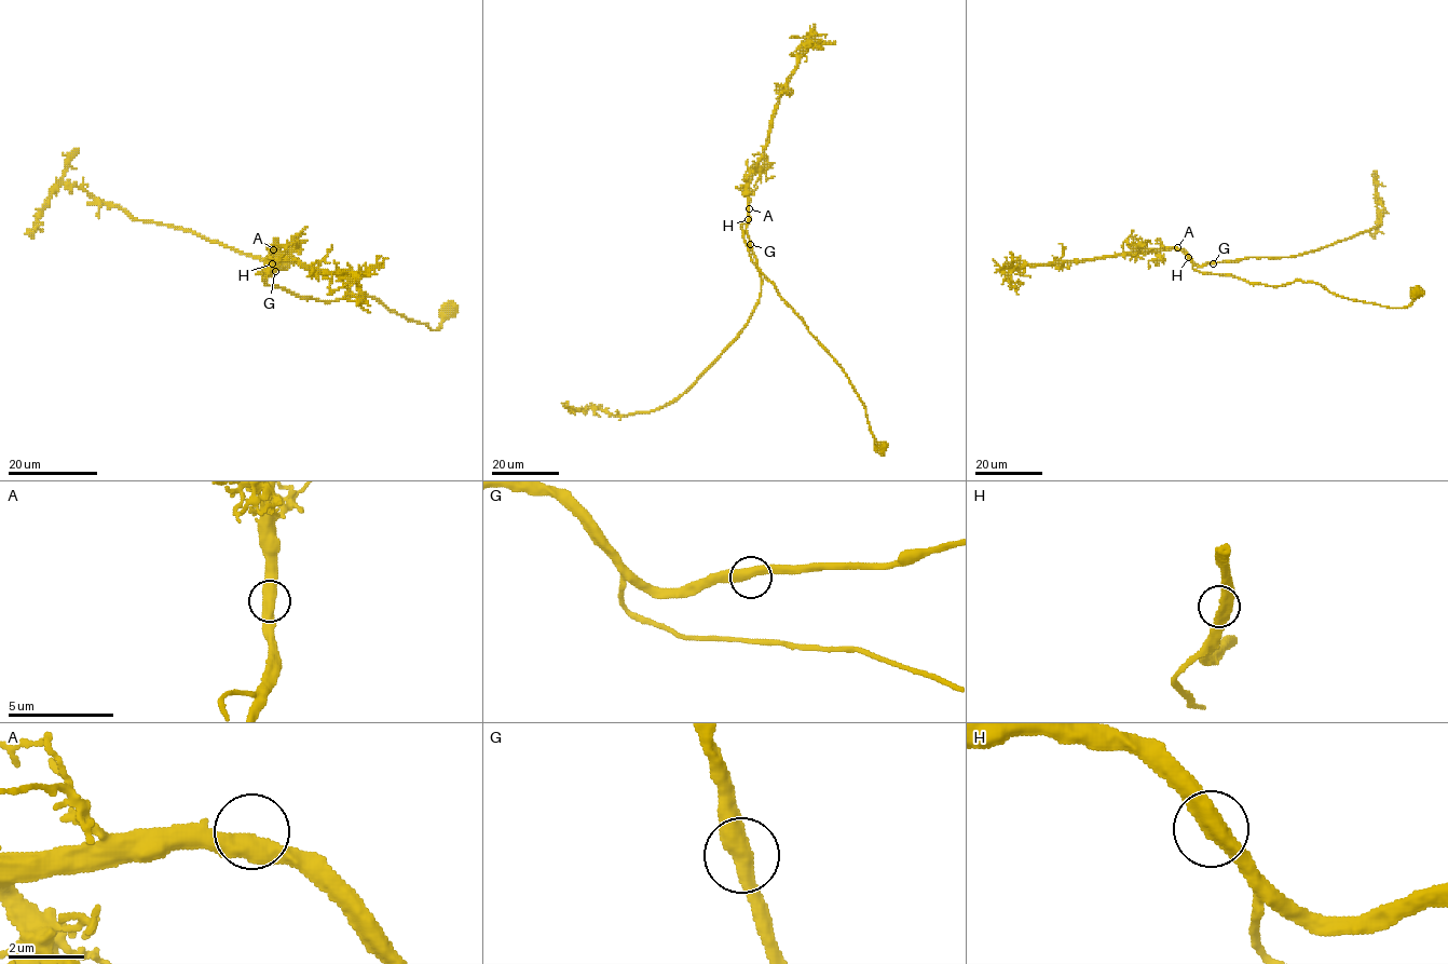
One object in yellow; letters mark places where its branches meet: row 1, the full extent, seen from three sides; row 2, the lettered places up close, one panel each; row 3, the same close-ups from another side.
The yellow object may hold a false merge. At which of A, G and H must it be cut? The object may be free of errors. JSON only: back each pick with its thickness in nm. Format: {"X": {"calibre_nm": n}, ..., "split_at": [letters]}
{"split_at": []}

